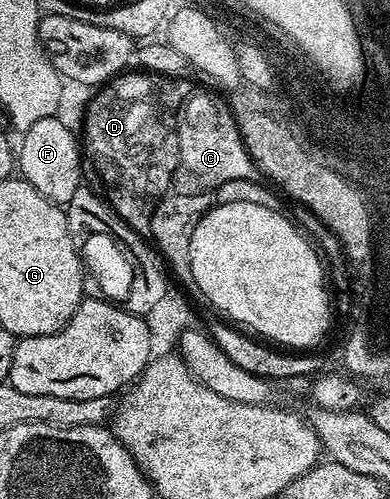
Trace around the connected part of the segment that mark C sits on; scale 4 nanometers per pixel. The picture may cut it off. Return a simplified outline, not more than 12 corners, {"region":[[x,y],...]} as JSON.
{"region":[[196,90],[177,116],[172,192],[262,178],[230,104]]}

